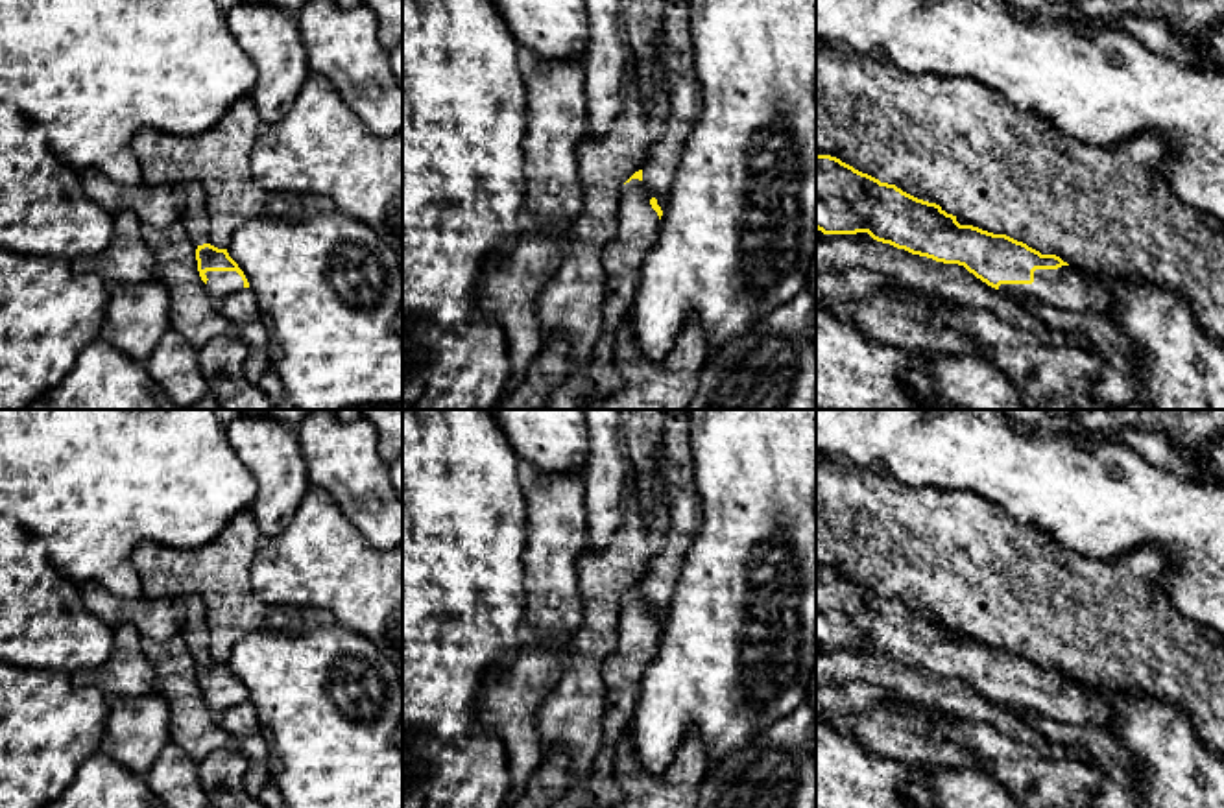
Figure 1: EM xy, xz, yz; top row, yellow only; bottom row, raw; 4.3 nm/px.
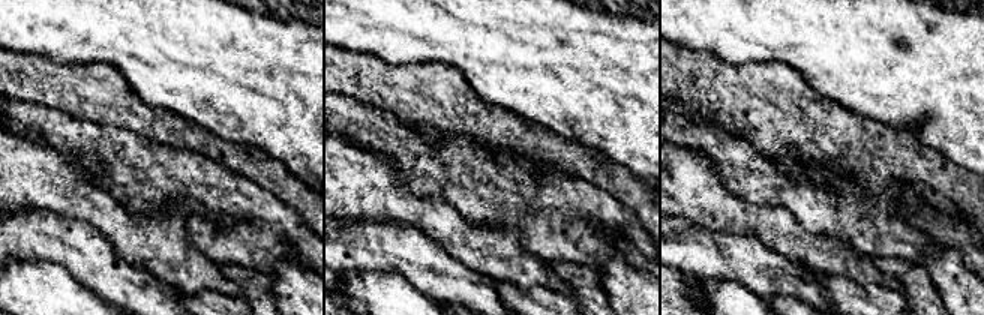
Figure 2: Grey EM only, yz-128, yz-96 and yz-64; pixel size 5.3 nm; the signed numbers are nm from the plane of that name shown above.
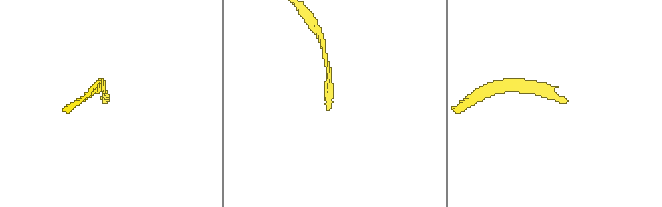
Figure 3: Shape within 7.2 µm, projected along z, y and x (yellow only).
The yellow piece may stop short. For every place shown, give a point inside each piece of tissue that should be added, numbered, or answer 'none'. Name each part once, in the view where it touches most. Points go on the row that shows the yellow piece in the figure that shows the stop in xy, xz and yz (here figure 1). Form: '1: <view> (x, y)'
1: yz (1068, 288)

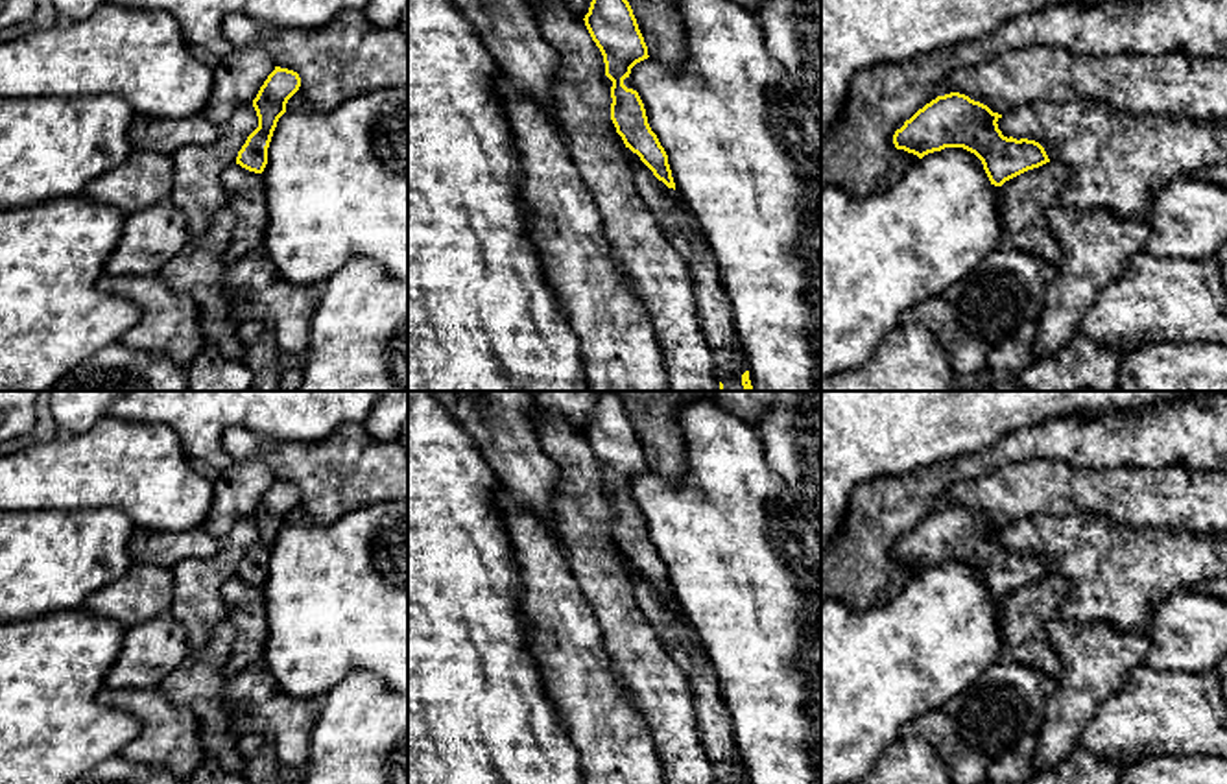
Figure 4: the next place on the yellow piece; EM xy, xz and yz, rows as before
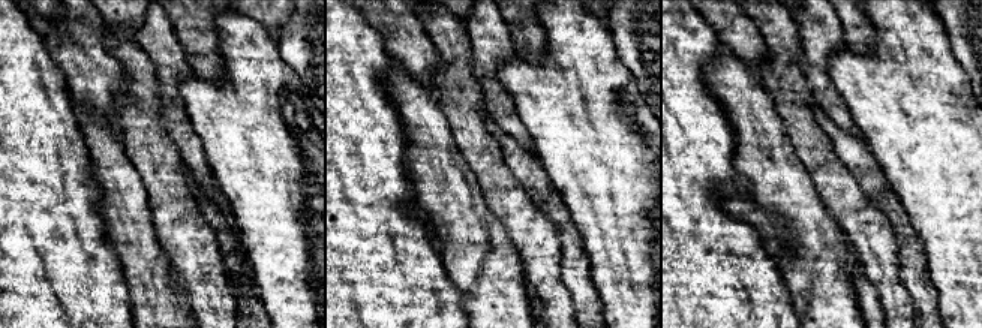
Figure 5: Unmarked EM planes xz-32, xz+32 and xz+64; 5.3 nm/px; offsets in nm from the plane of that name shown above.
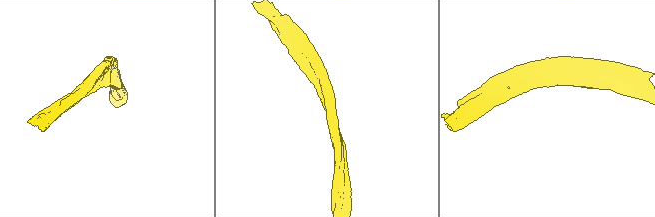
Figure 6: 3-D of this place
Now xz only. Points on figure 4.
none

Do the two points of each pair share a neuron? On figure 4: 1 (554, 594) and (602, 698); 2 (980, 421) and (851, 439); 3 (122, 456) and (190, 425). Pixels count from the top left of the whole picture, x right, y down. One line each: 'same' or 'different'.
1: same
2: same
3: different

